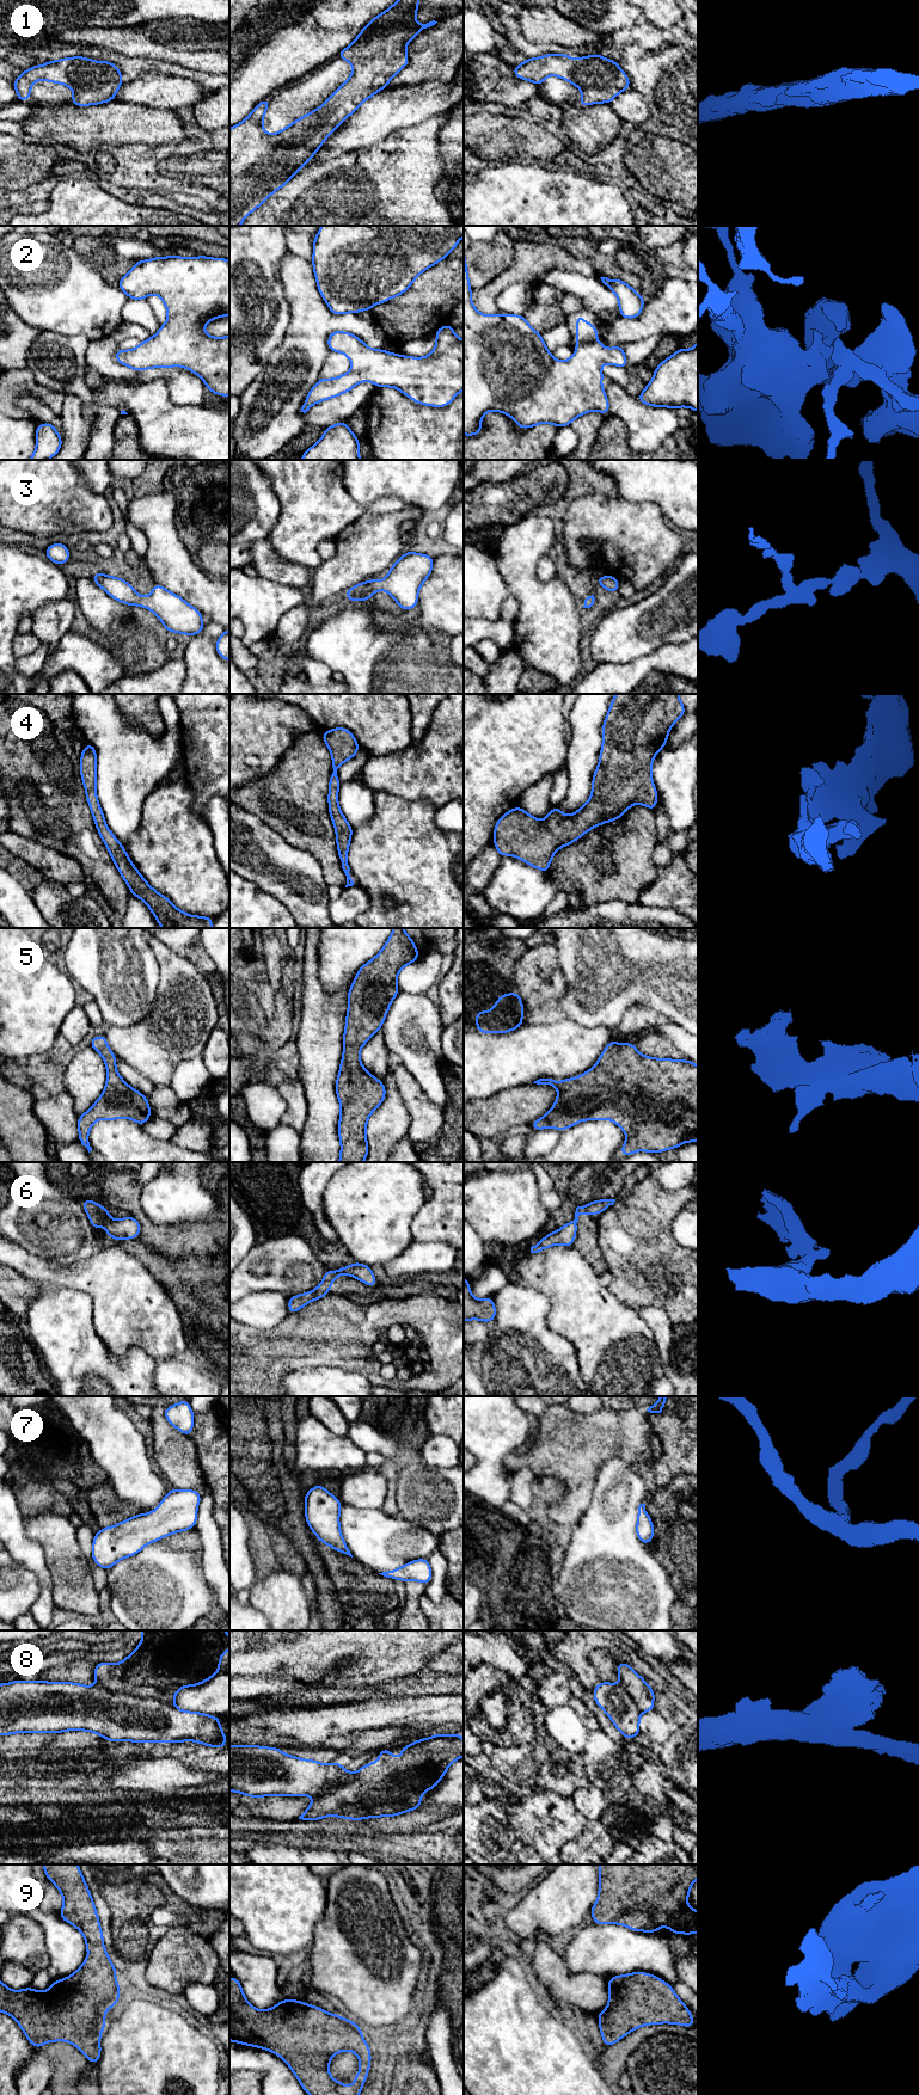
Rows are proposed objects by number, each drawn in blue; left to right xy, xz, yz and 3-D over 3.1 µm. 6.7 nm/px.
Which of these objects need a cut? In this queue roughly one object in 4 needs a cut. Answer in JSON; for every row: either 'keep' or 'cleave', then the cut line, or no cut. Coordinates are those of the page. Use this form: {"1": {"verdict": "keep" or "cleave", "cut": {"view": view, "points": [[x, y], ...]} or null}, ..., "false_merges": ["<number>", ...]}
{"1": {"verdict": "keep", "cut": null}, "2": {"verdict": "keep", "cut": null}, "3": {"verdict": "keep", "cut": null}, "4": {"verdict": "keep", "cut": null}, "5": {"verdict": "keep", "cut": null}, "6": {"verdict": "cleave", "cut": {"view": "xz", "points": [[337, 1271], [343, 1275]]}}, "7": {"verdict": "keep", "cut": null}, "8": {"verdict": "cleave", "cut": {"view": "xy", "points": [[97, 1684], [114, 1691], [154, 1697], [172, 1705]]}}, "9": {"verdict": "keep", "cut": null}, "false_merges": ["6", "8"]}

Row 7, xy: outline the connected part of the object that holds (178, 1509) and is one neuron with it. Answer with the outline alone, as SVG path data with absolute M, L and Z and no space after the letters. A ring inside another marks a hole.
M170 1488L154 1511L102 1528L92 1543L94 1563L109 1571L116 1562L137 1554L152 1542L194 1529L201 1498L195 1489Z

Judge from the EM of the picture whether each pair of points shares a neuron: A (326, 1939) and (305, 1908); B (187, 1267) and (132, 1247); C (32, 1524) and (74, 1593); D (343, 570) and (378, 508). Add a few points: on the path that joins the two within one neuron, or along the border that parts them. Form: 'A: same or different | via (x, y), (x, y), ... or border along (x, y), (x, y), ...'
A: different | border along (326, 1897), (308, 1949)
B: same | via (173, 1267), (161, 1267), (145, 1253)
C: same | via (49, 1541), (63, 1555), (72, 1577)
D: different | border along (403, 508), (384, 514), (363, 513), (349, 523)

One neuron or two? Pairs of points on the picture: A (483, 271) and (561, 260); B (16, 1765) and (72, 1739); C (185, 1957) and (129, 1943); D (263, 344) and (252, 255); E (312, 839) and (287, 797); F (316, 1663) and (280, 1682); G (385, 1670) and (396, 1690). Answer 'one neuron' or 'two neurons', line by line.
A: two neurons
B: two neurons
C: two neurons
D: one neuron
E: one neuron
F: two neurons
G: two neurons

